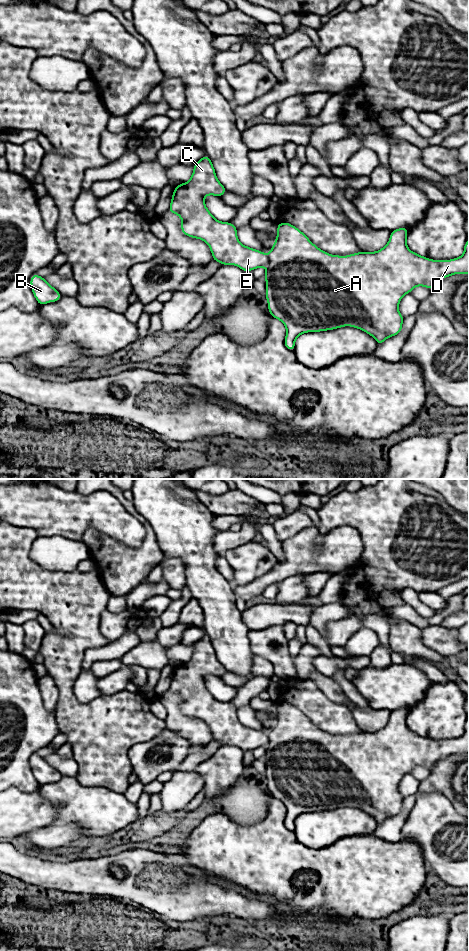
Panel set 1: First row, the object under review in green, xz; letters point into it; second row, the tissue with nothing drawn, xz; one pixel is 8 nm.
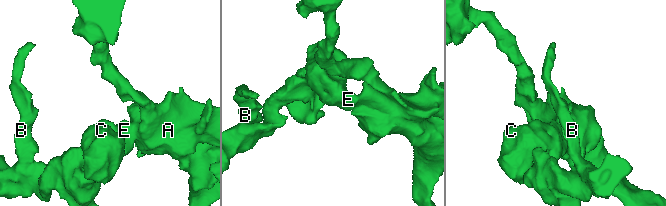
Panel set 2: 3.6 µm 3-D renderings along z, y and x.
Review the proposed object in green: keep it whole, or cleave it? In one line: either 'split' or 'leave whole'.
split

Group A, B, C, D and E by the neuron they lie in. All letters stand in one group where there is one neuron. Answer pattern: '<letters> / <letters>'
A D / B C E

